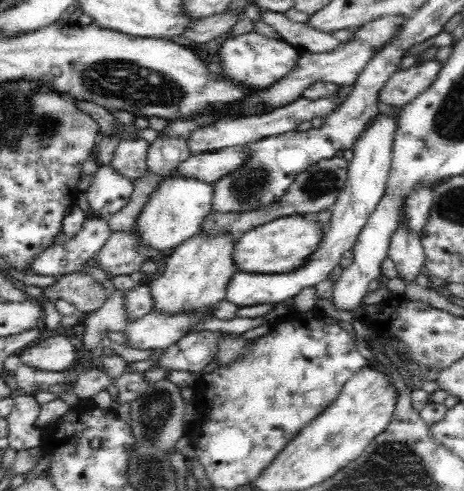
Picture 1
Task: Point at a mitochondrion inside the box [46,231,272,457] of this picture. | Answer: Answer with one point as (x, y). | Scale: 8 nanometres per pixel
(162, 406)

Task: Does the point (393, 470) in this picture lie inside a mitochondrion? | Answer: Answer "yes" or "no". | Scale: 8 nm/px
yes

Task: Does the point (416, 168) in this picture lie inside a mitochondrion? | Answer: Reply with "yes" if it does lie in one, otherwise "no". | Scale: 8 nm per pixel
no

